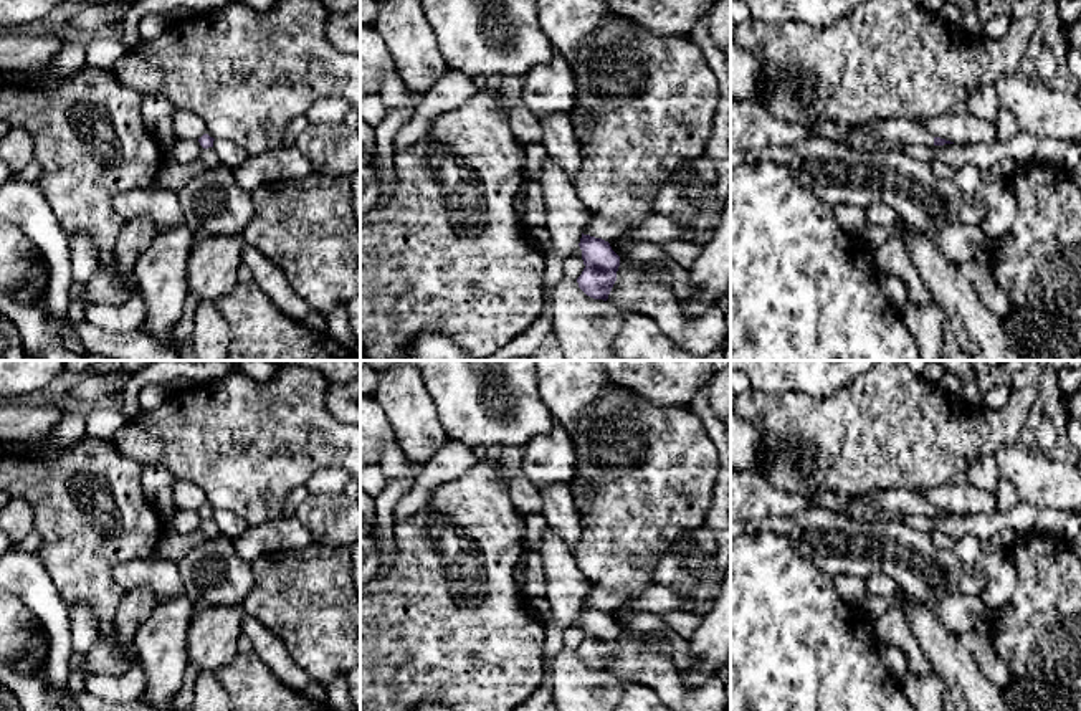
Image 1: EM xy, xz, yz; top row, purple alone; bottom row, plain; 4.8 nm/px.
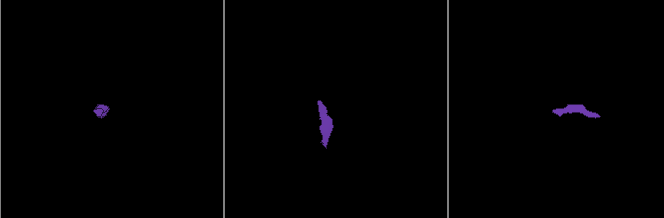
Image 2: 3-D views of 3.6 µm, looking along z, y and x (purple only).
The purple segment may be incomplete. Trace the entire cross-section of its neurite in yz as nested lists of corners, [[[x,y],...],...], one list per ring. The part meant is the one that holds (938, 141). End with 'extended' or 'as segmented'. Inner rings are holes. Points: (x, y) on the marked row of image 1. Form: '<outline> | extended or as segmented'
[[[904,119],[873,121],[868,124],[861,124],[860,129],[879,139],[899,141],[904,144],[917,144],[917,146],[954,144],[950,141],[934,137],[921,124],[914,124]]] | extended

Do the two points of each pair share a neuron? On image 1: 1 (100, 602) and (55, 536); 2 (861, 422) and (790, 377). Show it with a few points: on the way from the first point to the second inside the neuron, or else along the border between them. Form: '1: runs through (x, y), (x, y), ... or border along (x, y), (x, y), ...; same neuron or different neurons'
1: runs through (93, 586), (83, 576), (80, 561), (71, 553); same neuron
2: border along (855, 377), (827, 396), (782, 394); different neurons

